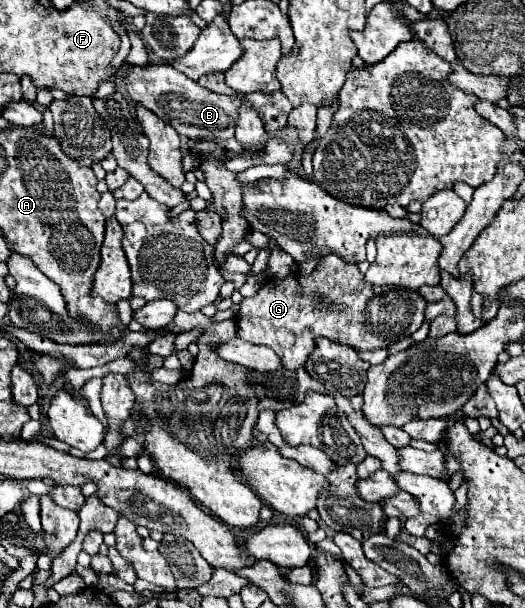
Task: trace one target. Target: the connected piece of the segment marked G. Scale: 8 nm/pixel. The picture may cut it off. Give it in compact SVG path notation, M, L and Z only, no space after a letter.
M329 254L321 258L315 272L309 276L287 276L283 280L267 278L263 288L253 298L245 298L241 302L237 316L237 336L253 344L269 346L281 358L283 368L295 370L305 364L307 356L313 352L313 340L319 336L347 344L359 352L387 348L389 344L411 336L423 324L425 308L427 302L419 292L395 286L373 286L363 278L357 264L347 264L339 256Z

